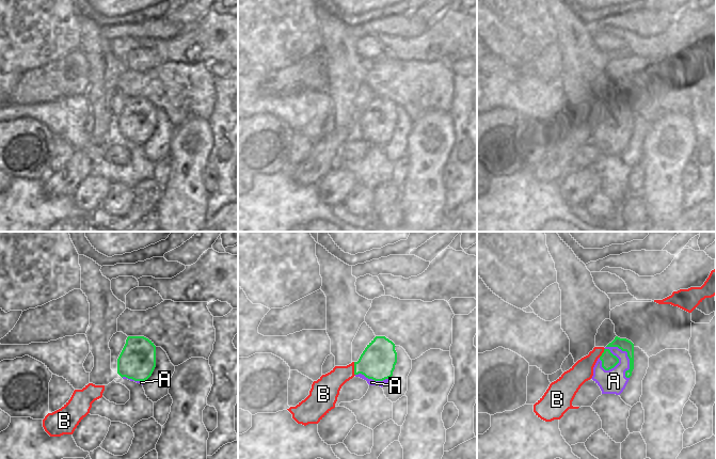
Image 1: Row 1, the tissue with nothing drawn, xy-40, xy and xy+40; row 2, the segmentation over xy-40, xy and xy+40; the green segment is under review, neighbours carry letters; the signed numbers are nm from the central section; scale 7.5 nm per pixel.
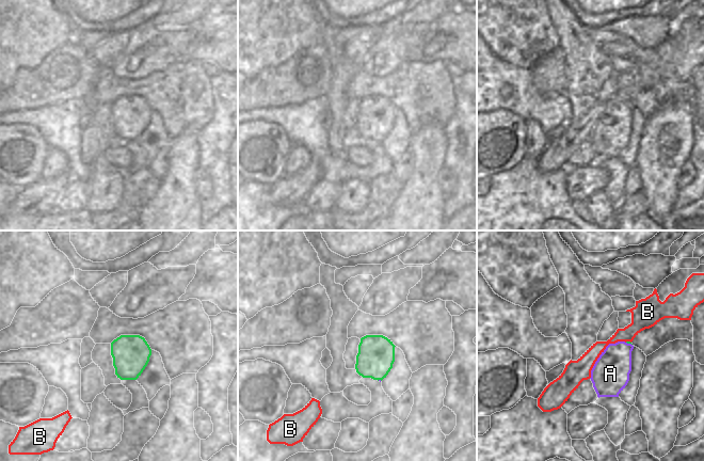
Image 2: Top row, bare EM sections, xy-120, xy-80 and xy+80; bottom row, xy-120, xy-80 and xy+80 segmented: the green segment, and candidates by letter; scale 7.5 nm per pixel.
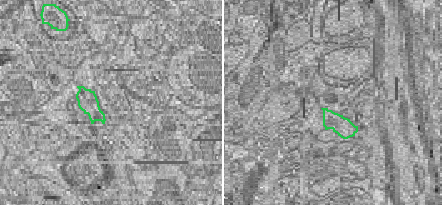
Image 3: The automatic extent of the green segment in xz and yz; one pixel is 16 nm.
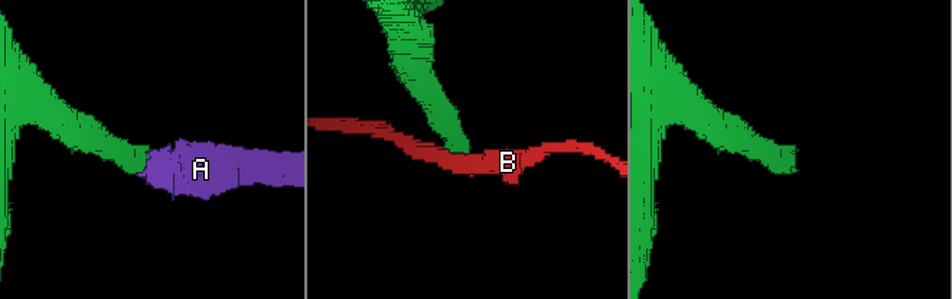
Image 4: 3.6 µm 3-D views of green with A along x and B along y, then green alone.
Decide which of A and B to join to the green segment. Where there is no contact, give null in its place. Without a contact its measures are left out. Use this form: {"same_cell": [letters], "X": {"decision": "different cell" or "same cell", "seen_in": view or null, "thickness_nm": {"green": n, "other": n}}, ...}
{"same_cell": ["A"], "A": {"decision": "same cell", "seen_in": "xy+40", "thickness_nm": {"green": 90, "other": 190}}, "B": {"decision": "different cell", "seen_in": "xy", "thickness_nm": {"green": 260, "other": 180}}}

